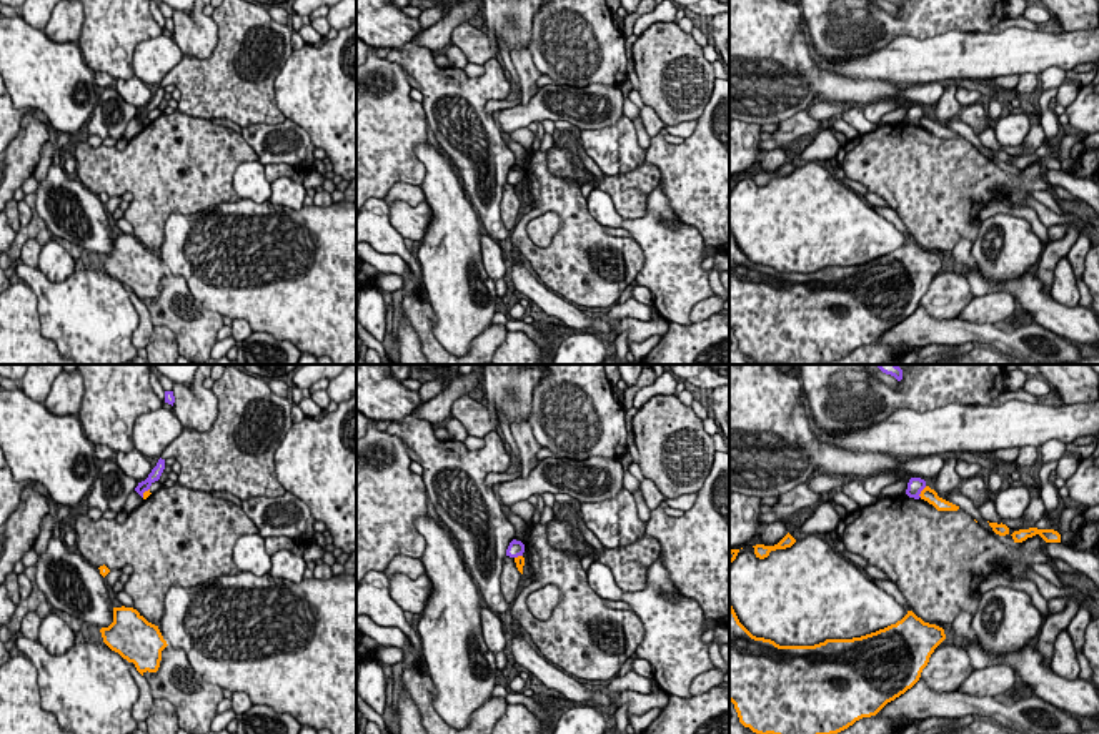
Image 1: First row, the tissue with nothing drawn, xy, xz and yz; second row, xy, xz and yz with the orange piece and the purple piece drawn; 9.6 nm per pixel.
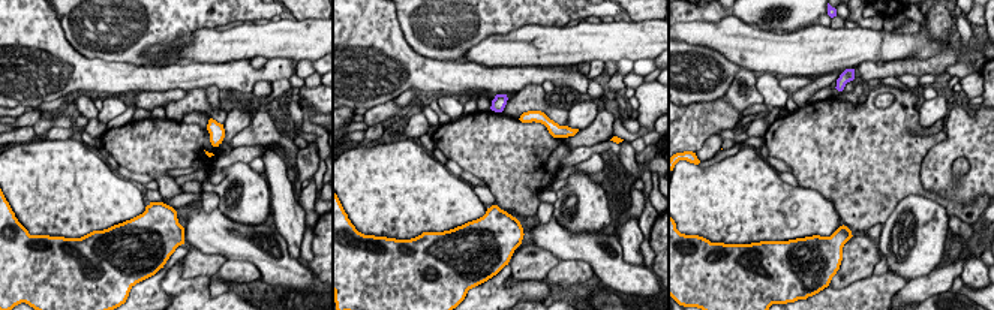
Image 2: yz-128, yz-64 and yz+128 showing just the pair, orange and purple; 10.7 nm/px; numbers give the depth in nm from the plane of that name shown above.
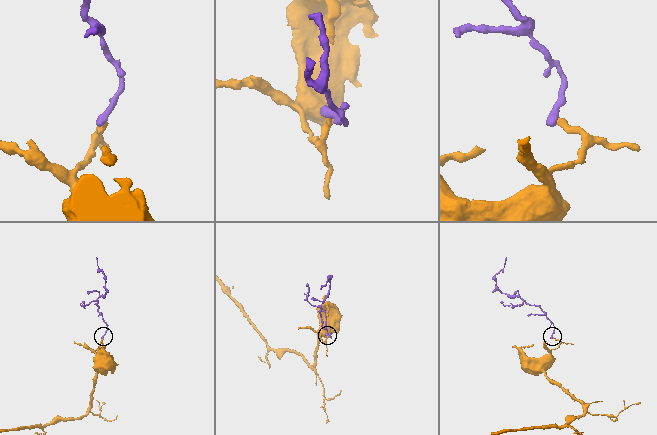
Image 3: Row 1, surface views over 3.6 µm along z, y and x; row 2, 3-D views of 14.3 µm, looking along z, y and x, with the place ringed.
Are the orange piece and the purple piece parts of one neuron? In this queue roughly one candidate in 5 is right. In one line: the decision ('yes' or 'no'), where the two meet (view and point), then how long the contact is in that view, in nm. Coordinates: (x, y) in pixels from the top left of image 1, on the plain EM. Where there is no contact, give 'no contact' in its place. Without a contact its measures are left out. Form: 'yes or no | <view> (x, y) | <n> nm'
no | yz (921, 119) | 130 nm

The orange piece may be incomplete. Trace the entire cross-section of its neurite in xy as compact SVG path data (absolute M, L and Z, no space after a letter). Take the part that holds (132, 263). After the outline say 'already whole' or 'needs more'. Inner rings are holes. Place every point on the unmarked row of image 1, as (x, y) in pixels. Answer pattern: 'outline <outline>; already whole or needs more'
outline M113 235L113 250L100 256L103 270L128 290L133 290L143 303L157 300L162 278L168 273L158 253L148 250L133 235Z; already whole

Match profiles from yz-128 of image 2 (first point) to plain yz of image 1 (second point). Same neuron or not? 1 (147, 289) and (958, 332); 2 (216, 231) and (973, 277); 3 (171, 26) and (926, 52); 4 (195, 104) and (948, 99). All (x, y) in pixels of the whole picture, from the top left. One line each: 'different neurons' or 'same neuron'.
1: same neuron
2: same neuron
3: different neurons
4: same neuron

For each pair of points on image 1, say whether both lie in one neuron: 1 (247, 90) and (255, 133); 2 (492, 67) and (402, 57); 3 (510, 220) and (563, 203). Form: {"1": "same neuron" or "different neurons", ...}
{"1": "different neurons", "2": "same neuron", "3": "different neurons"}

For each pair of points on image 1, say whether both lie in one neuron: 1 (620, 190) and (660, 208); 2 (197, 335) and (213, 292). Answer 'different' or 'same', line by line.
1: different
2: different

